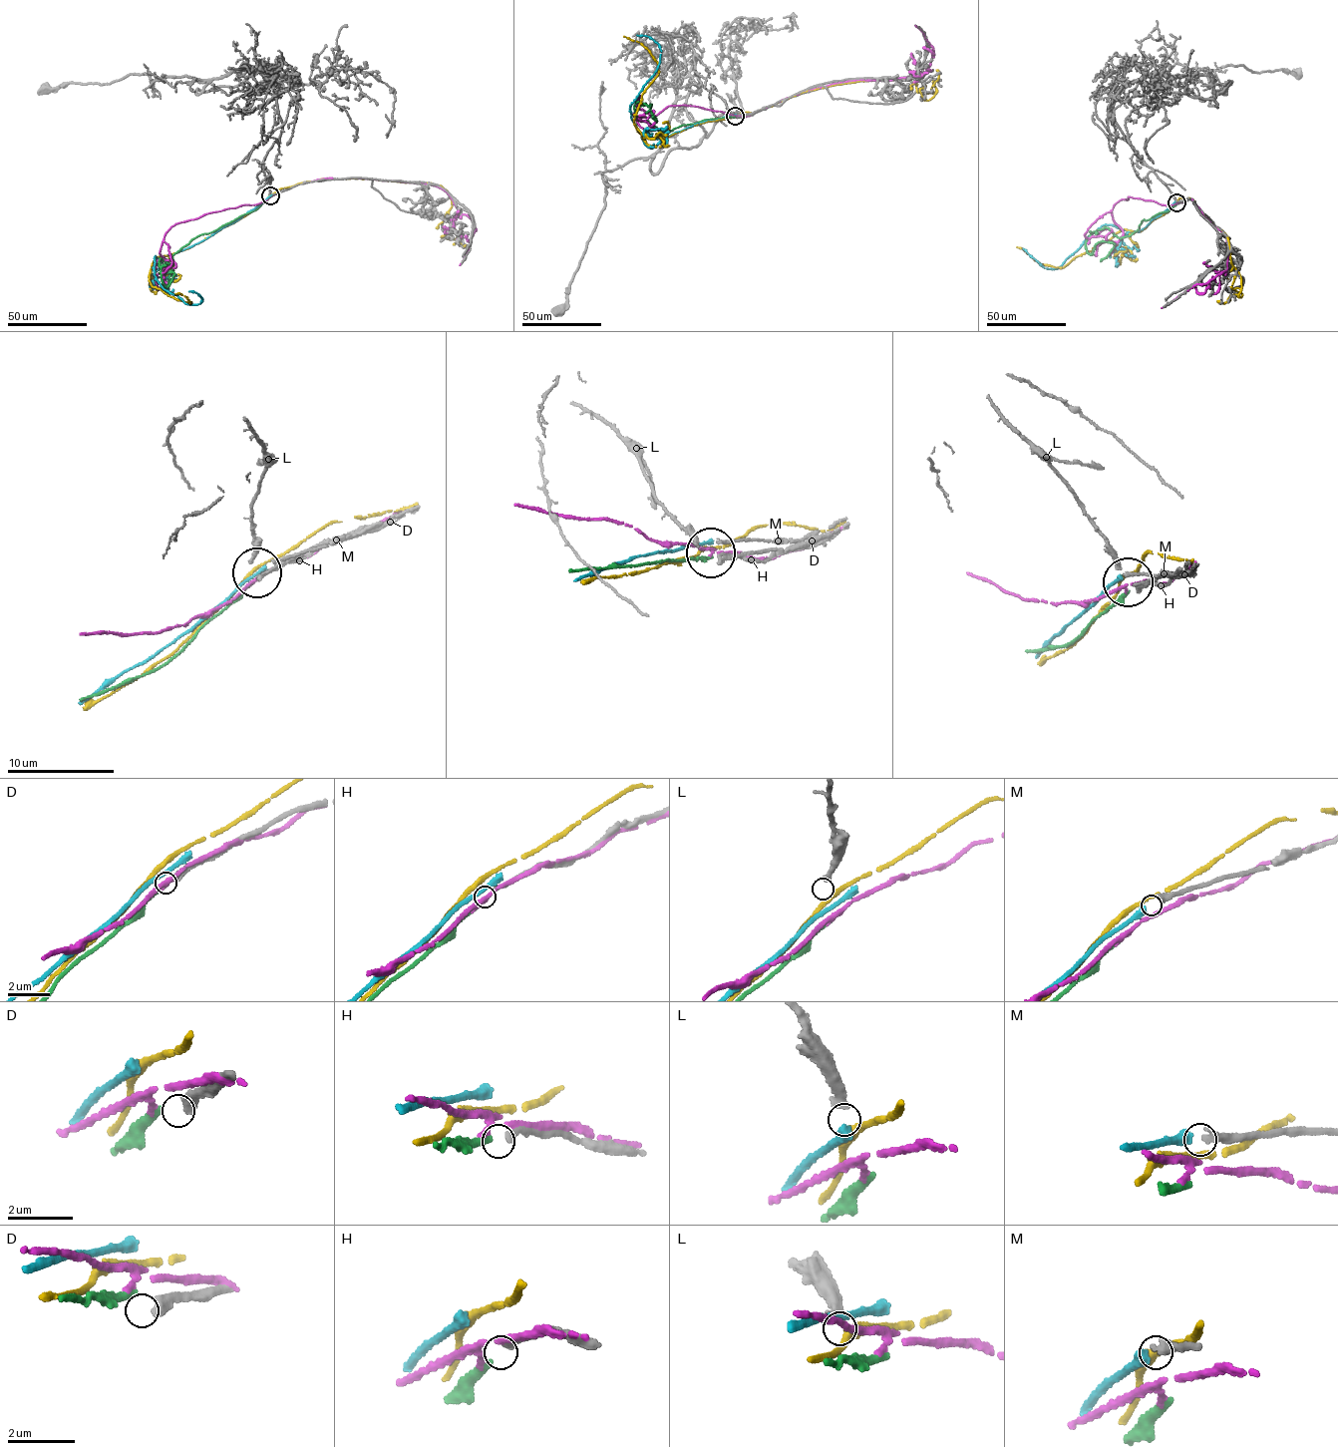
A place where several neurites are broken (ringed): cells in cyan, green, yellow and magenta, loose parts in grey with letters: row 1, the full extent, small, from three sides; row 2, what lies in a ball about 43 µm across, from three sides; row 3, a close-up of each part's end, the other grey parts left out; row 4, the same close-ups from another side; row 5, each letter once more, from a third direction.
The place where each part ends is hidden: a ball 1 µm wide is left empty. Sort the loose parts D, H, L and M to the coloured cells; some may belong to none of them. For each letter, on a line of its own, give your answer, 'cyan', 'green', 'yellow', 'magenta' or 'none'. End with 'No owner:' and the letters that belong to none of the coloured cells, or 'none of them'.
D: none
H: green
L: none
M: cyan
No owner: D, L

